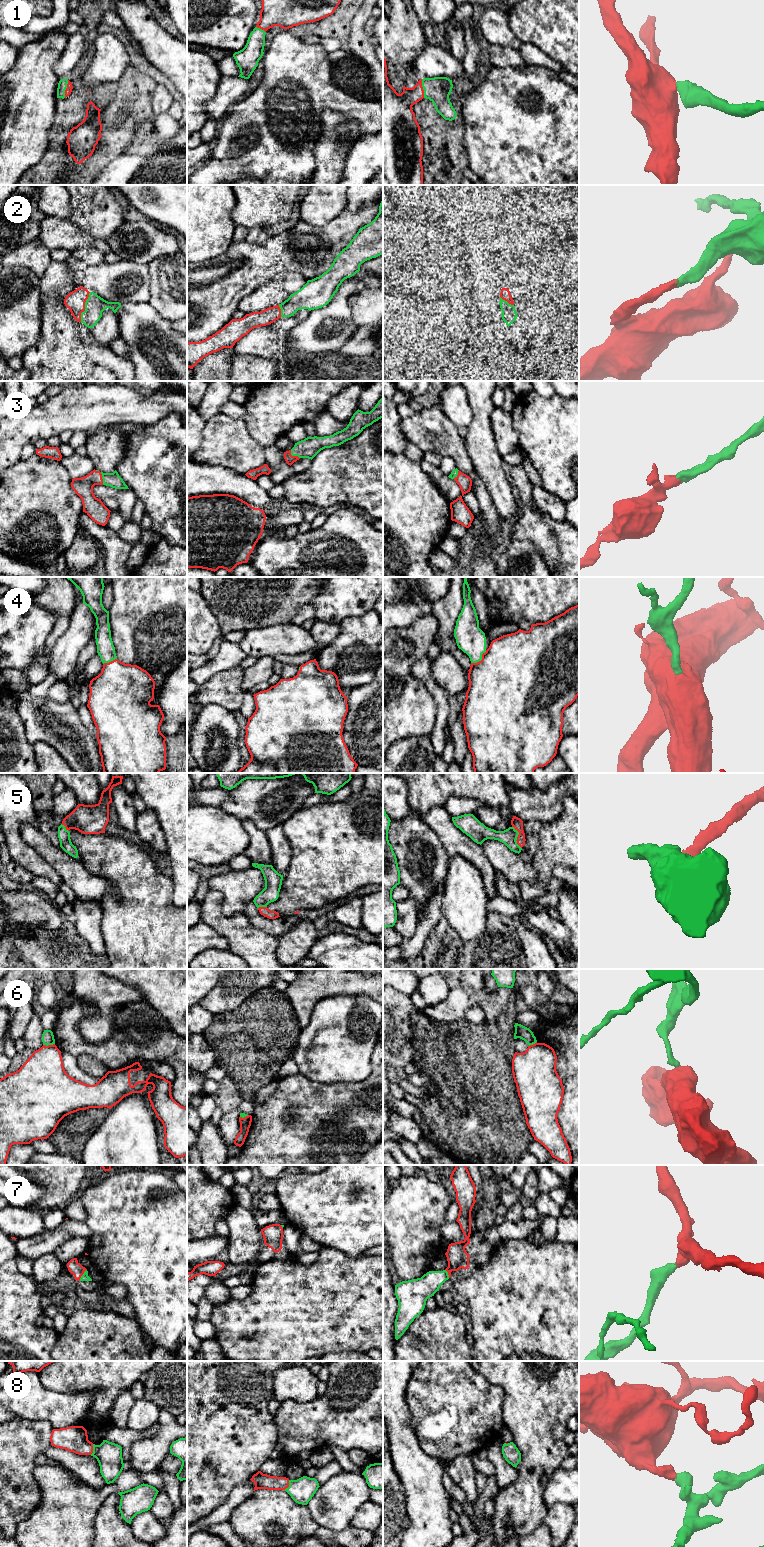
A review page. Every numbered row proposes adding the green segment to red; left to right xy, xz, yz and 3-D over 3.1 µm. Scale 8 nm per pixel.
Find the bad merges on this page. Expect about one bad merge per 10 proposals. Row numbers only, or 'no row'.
6

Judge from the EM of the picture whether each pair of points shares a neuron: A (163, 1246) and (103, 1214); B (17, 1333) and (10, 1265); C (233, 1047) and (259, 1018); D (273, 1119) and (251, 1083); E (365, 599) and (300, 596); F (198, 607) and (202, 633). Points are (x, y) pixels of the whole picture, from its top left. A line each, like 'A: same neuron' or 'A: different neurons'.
A: same neuron
B: same neuron
C: same neuron
D: different neurons
E: different neurons
F: same neuron

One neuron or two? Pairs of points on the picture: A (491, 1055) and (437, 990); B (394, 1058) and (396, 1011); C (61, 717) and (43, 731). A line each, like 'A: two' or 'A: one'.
A: two
B: one
C: one

